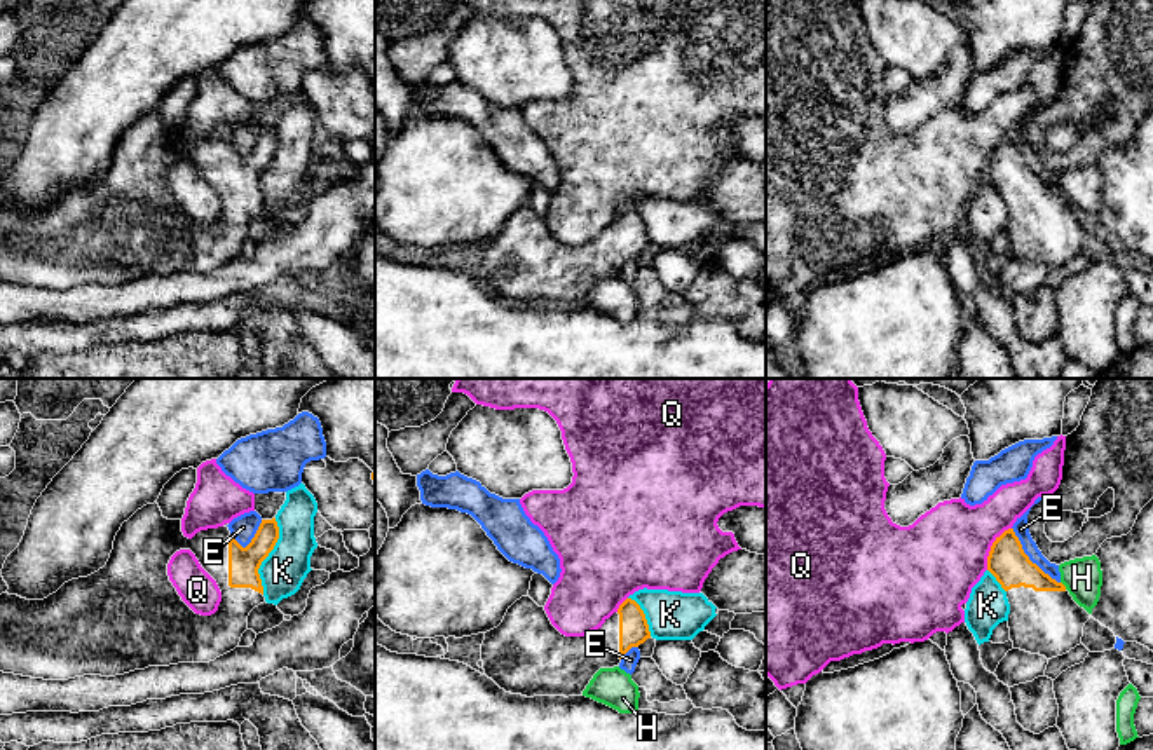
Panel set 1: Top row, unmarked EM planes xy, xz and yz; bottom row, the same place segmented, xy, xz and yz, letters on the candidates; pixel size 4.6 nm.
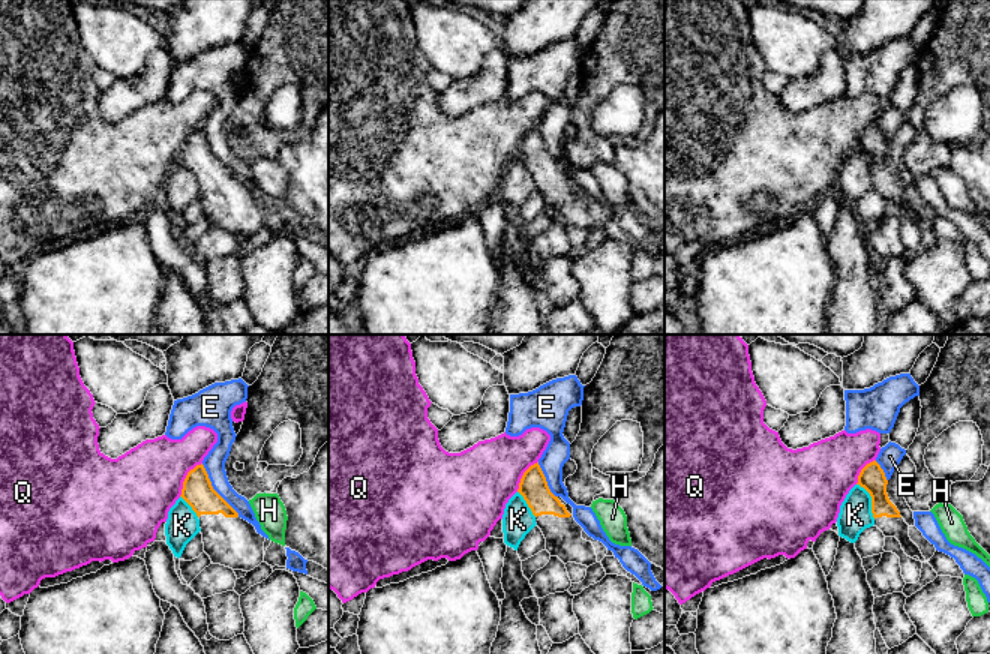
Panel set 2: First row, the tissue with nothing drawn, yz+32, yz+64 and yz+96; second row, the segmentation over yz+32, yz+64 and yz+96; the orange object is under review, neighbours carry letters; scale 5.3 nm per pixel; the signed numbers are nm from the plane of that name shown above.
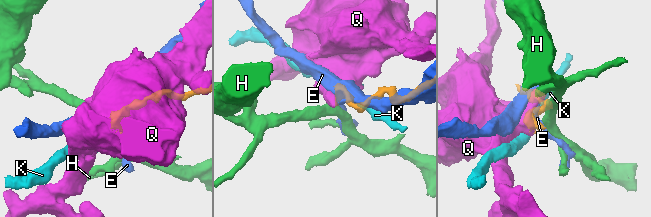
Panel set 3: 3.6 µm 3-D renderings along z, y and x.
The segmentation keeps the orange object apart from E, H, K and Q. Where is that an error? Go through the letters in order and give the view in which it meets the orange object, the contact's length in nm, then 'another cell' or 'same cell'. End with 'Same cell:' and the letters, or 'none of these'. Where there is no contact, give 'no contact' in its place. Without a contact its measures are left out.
E: meets orange in yz; contact 340 nm long; another cell
H: meets orange in yz; contact 50 nm long; another cell
K: meets orange in xy; contact 360 nm long; another cell
Q: meets orange in yz; contact 240 nm long; another cell
Same cell: none of these

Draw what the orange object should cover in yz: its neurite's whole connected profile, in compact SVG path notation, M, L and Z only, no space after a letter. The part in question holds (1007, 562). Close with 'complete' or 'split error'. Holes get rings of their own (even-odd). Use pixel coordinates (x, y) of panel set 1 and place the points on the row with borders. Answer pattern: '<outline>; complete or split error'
M1013 528L993 542L987 570L1006 591L1013 649L1052 659L1081 644L1090 614L1073 600L1062 583L1029 560Z; split error

